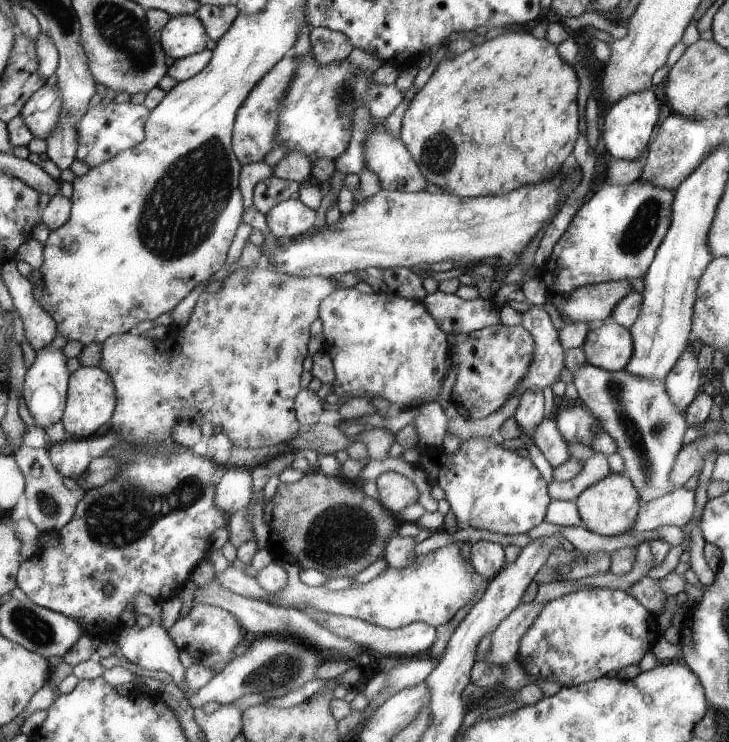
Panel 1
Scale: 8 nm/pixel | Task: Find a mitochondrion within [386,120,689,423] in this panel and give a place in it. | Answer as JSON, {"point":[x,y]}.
{"point":[637,237]}

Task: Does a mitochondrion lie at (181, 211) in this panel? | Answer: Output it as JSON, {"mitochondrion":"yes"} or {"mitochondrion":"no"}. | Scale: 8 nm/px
{"mitochondrion":"yes"}

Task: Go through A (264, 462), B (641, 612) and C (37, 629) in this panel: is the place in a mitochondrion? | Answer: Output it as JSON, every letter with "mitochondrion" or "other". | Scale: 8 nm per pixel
{"A":"other","B":"other","C":"mitochondrion"}

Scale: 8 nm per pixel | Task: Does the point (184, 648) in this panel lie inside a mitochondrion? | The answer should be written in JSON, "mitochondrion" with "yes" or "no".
{"mitochondrion":"no"}

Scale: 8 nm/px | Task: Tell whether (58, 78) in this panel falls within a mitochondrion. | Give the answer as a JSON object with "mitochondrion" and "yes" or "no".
{"mitochondrion":"no"}

